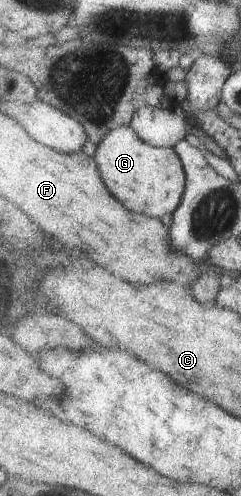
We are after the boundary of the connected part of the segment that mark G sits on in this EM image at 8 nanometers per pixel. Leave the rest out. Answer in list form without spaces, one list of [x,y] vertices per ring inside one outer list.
[[[131,125],[114,129],[98,146],[94,159],[107,189],[129,211],[160,219],[181,205],[187,173],[176,151],[143,141]]]

